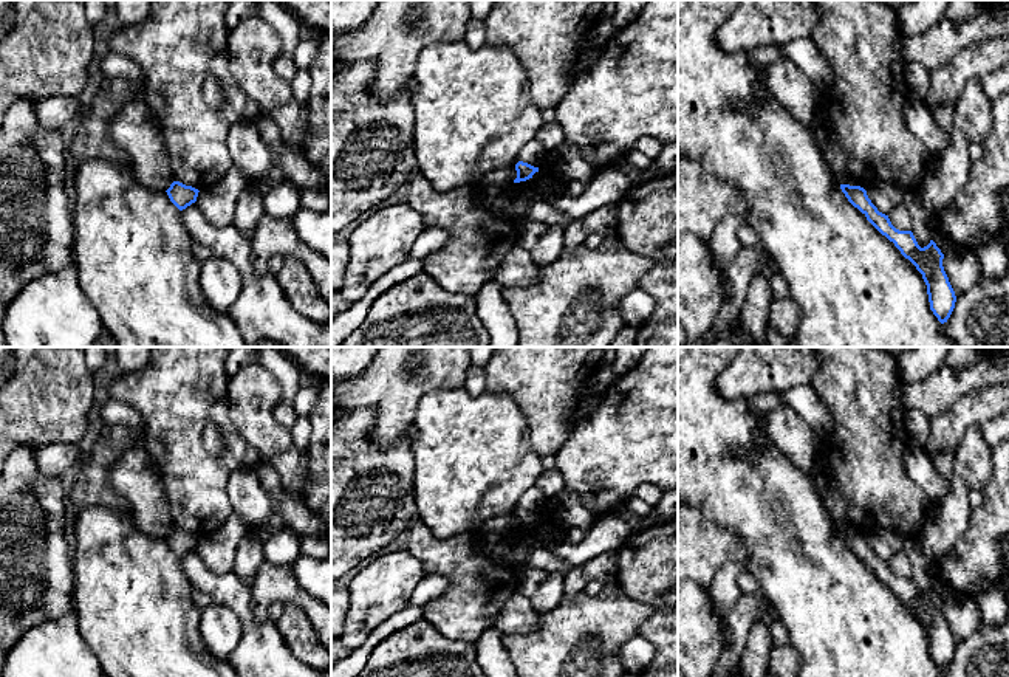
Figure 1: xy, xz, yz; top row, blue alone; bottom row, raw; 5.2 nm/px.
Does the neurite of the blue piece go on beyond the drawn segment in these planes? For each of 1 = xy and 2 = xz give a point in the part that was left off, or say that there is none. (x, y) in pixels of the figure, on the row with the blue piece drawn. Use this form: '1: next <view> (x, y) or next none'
1: next none
2: next none

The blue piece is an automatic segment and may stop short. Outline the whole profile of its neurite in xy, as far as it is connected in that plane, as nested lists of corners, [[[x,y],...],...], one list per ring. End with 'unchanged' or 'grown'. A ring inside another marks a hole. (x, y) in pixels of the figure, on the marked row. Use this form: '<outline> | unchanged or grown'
[[[173,181],[170,184],[170,187],[166,191],[170,201],[180,209],[186,209],[187,206],[190,206],[192,203],[197,201],[198,197],[198,189],[192,187],[192,186],[186,186],[180,181]]] | unchanged

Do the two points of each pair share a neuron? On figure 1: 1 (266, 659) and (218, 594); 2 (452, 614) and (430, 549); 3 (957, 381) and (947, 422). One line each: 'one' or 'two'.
1: one
2: one
3: two

